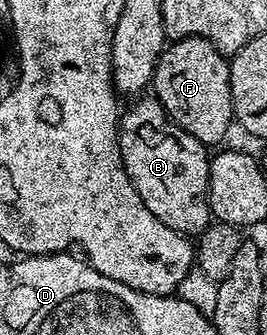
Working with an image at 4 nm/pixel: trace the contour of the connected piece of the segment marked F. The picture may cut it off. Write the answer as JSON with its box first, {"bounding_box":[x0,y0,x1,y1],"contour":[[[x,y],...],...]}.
{"bounding_box":[150,36,233,146],"contour":[[[187,36],[171,41],[156,59],[150,88],[168,117],[205,146],[218,143],[228,127],[233,127],[228,60],[206,38]]]}

